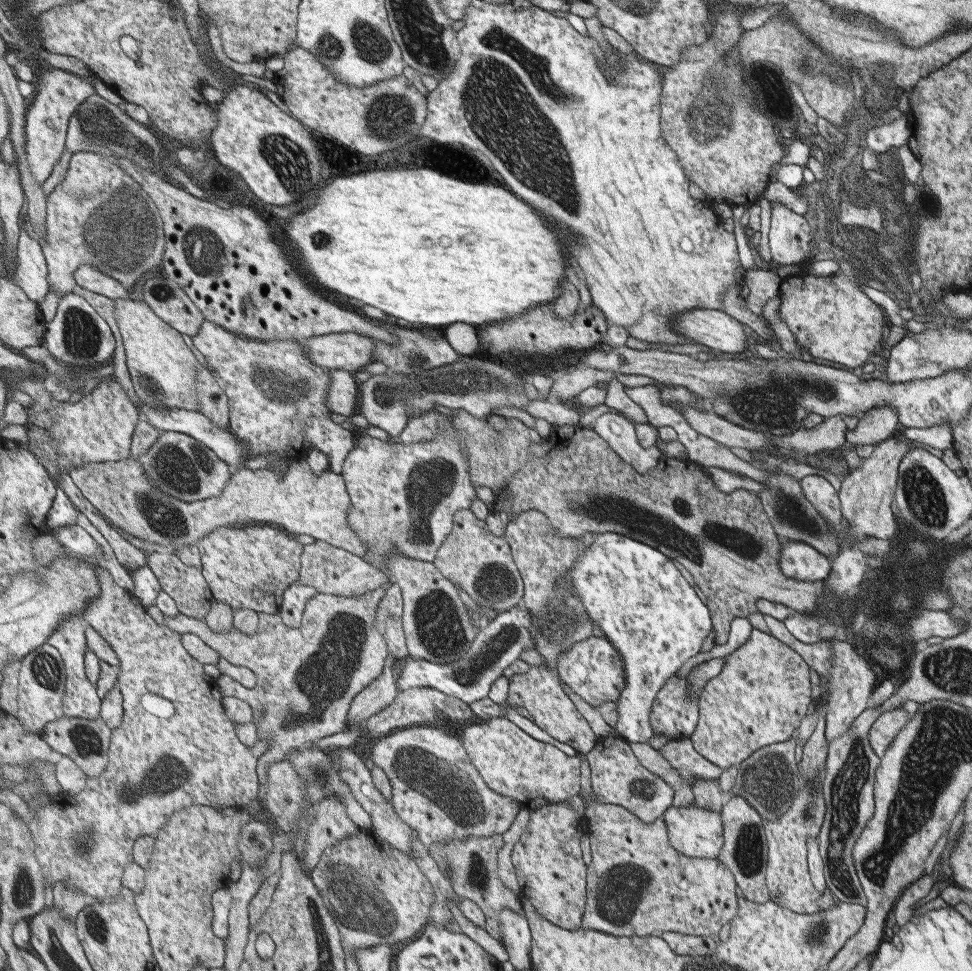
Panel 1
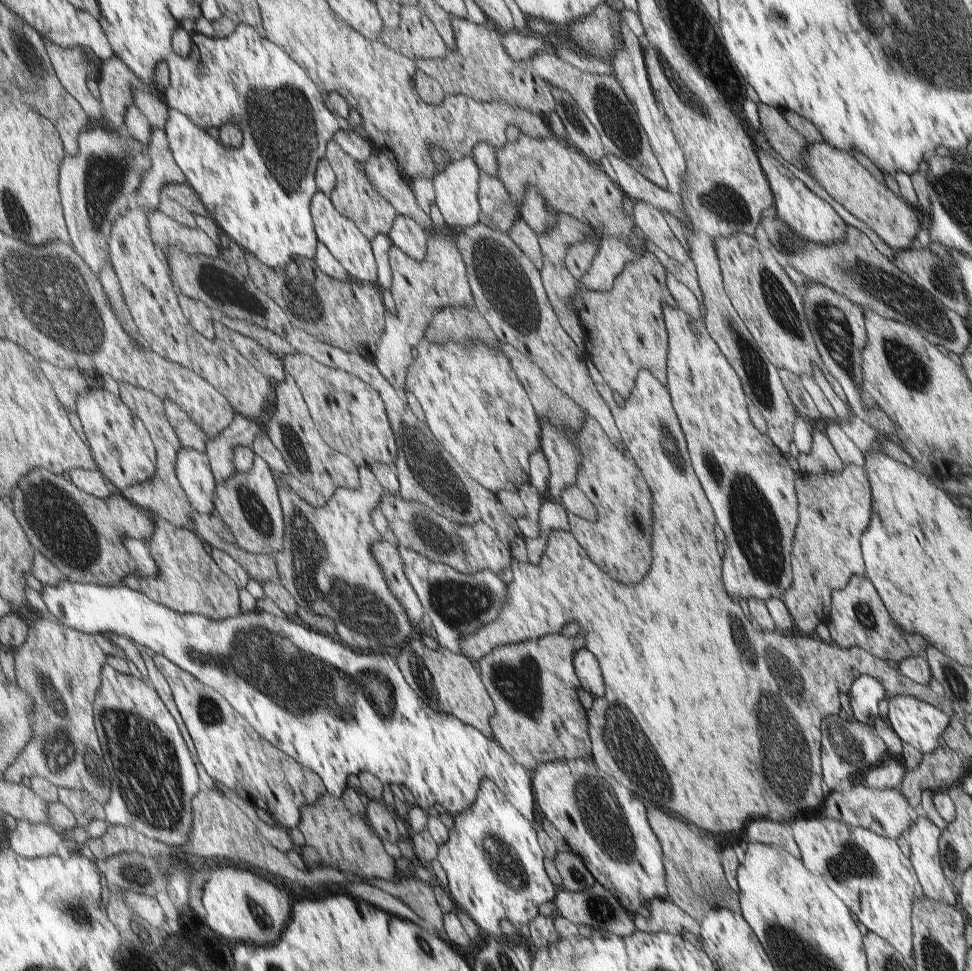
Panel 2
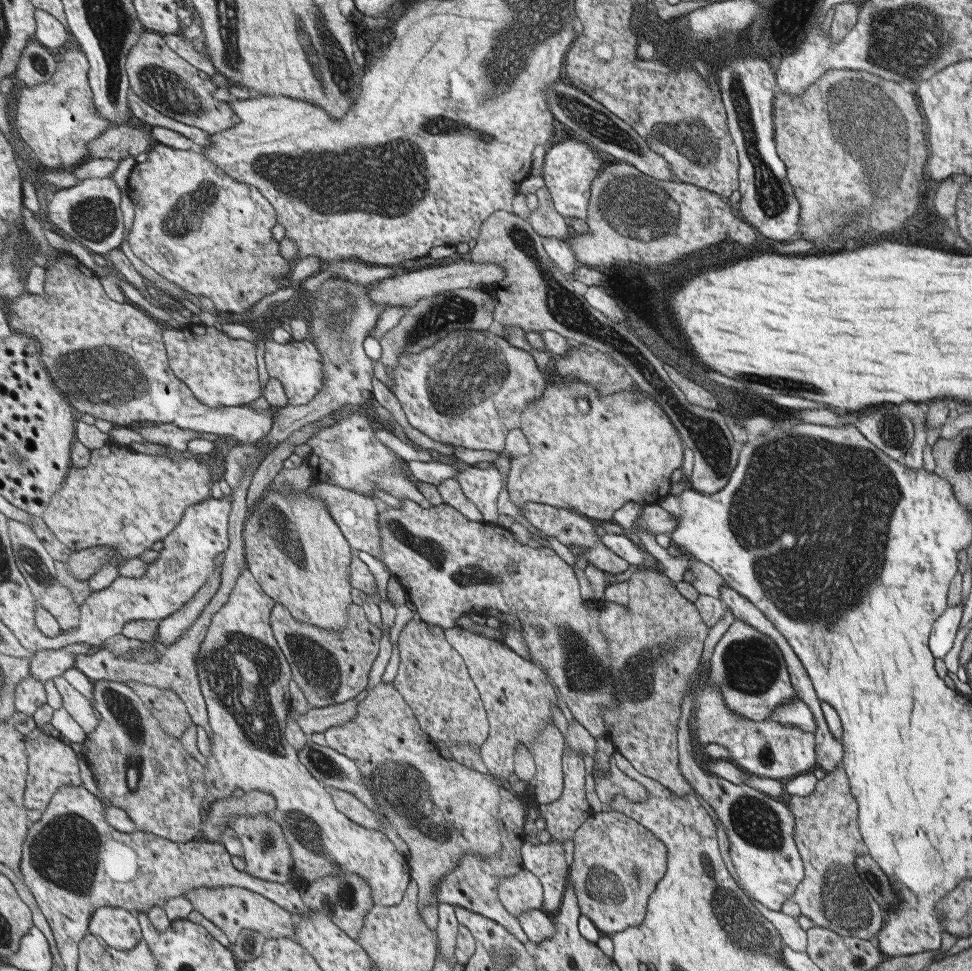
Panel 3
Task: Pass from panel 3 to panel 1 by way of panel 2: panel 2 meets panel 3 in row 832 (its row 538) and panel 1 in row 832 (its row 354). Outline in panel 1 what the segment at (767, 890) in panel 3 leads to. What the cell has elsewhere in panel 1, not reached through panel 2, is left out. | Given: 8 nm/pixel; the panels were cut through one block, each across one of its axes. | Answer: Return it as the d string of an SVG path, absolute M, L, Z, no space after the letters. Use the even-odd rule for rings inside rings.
M691 804L684 807L670 805L661 818L665 821L670 844L677 852L693 858L717 859L724 844L722 816L719 813Z

